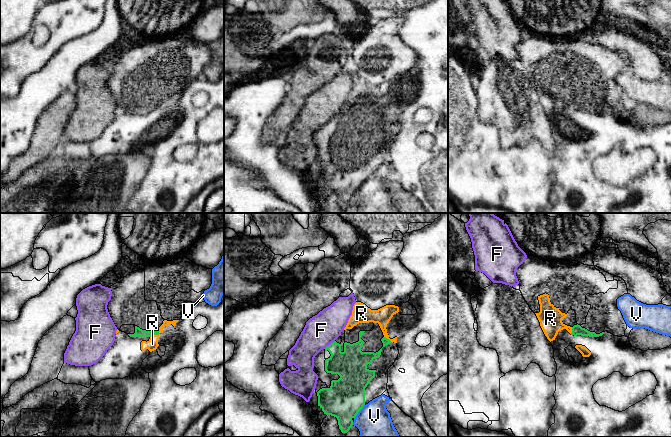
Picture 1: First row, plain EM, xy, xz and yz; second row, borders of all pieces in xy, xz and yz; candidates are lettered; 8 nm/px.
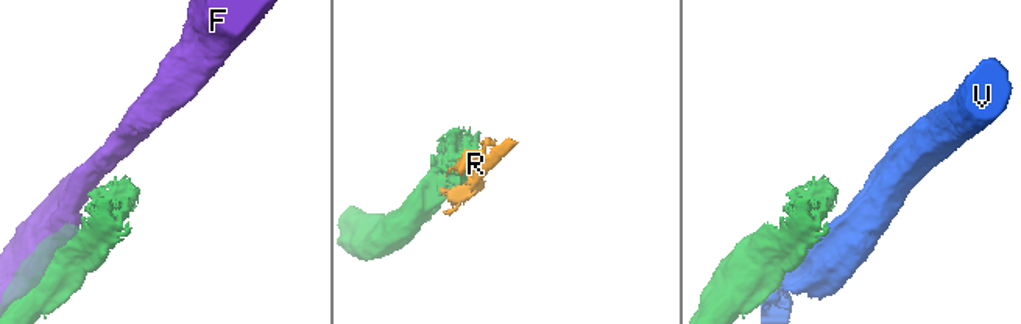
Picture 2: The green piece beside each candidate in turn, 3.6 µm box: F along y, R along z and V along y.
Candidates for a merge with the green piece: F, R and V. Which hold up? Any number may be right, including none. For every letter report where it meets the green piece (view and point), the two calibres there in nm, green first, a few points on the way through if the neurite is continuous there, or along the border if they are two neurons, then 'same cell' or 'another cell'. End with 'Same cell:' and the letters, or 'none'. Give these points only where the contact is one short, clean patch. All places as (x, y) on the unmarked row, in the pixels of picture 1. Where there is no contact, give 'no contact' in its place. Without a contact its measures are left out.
F: xz (330, 120) | 260/260 nm | another cell
R: xy (155, 110) | 70/90 nm | same cell
V: xz (358, 187) | 300/300 nm | another cell
Same cell: R

